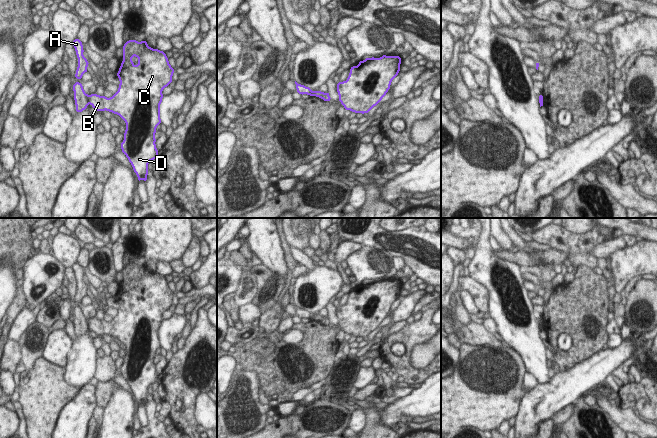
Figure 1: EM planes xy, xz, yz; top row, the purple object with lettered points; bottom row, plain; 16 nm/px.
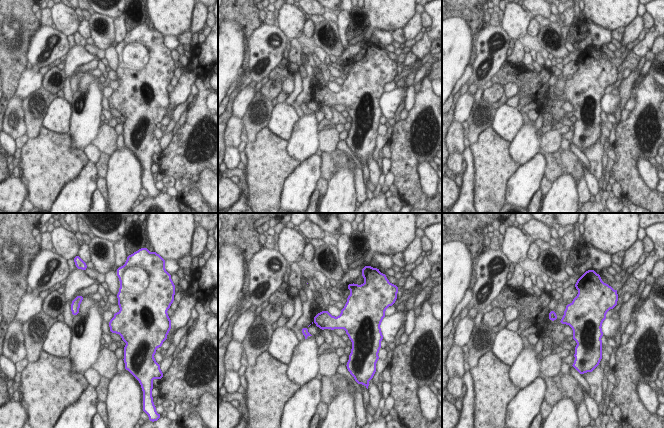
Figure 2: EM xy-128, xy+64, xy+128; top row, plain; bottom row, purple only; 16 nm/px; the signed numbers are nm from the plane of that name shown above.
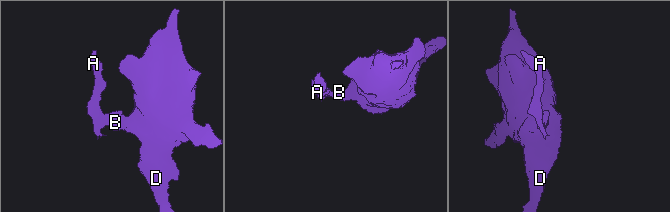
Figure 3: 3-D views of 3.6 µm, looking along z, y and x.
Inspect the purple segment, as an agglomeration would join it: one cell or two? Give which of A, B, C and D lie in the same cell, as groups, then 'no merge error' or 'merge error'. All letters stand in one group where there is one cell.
A / B C D; merge error

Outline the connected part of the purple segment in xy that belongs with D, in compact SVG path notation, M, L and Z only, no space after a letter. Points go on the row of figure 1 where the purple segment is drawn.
M135 39L127 41L123 49L123 62L119 68L117 76L120 80L119 89L114 96L111 98L106 98L105 95L99 96L96 93L88 95L89 103L98 112L107 110L114 114L117 114L126 122L126 131L124 133L124 140L121 143L121 149L124 155L127 156L129 162L131 163L134 172L138 177L140 182L142 179L147 182L148 175L148 163L154 159L158 159L159 150L156 149L156 127L161 124L160 119L160 103L162 102L163 94L162 90L169 86L172 82L172 76L174 69L168 62L168 57L165 52L158 49L150 48L147 42L144 40L138 42Z

